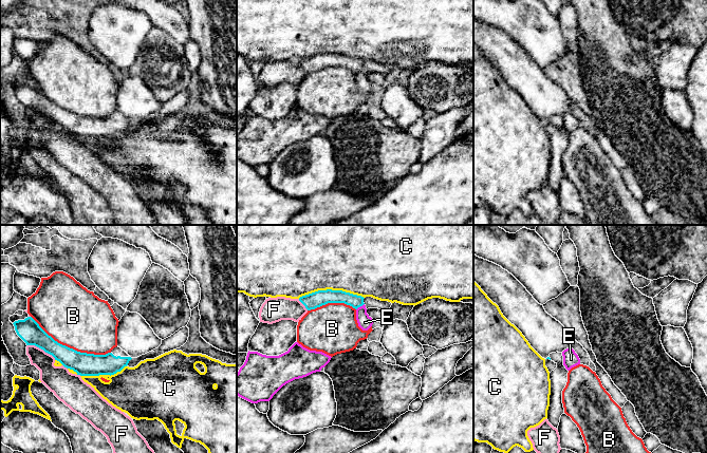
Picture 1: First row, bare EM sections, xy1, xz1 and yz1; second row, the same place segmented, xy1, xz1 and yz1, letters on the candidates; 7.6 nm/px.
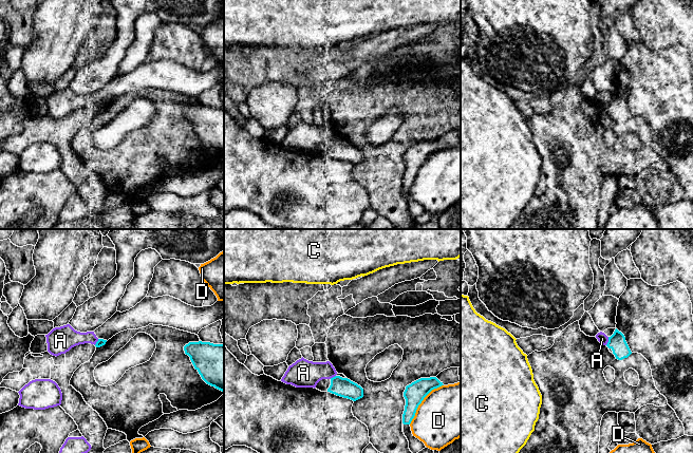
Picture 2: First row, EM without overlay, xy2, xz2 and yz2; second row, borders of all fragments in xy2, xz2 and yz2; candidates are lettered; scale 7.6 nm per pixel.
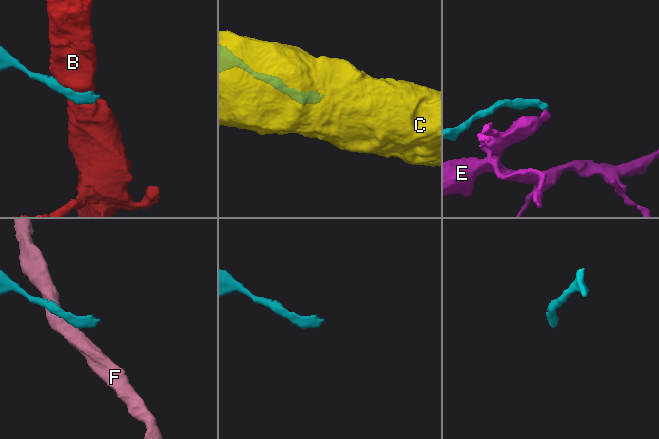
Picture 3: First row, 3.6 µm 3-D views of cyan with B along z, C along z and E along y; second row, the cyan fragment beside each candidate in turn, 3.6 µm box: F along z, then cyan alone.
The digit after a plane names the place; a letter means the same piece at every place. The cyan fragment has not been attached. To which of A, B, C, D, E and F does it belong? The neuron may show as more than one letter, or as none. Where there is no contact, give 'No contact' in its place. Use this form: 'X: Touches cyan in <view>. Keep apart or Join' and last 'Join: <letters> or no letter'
A: Touches cyan in yz2. Keep apart
B: Touches cyan in xy1. Keep apart
C: Touches cyan in xz1. Keep apart
D: Touches cyan in xz2. Keep apart
E: Touches cyan in xz1. Keep apart
F: Touches cyan in xy1. Keep apart
Join: no letter

